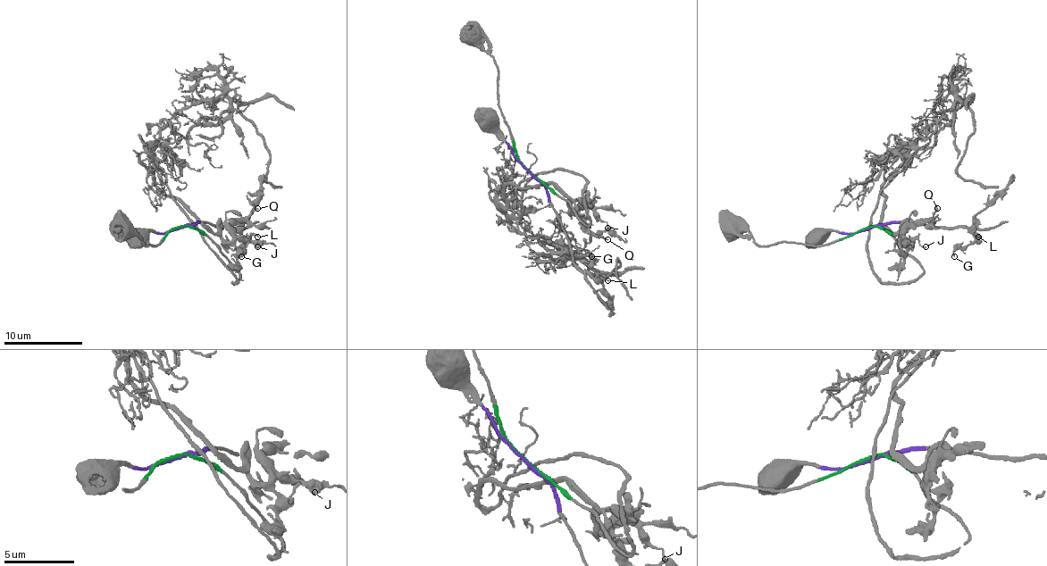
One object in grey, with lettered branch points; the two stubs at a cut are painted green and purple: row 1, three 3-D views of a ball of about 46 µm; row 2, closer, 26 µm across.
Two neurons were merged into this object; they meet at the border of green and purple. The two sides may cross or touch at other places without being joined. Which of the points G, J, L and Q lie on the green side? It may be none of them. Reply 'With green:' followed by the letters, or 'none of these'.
With green: J, Q

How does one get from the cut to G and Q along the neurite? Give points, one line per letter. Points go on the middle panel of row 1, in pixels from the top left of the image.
G: (528, 171), (546, 188), (548, 203), (557, 216), (567, 240), (571, 260), (581, 270), (597, 275), (590, 255)
Q: (528, 171), (565, 196), (585, 226), (608, 240)

